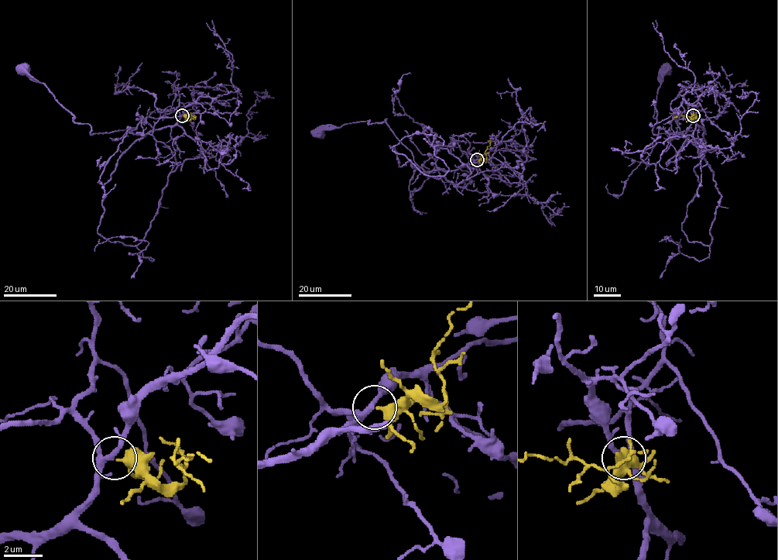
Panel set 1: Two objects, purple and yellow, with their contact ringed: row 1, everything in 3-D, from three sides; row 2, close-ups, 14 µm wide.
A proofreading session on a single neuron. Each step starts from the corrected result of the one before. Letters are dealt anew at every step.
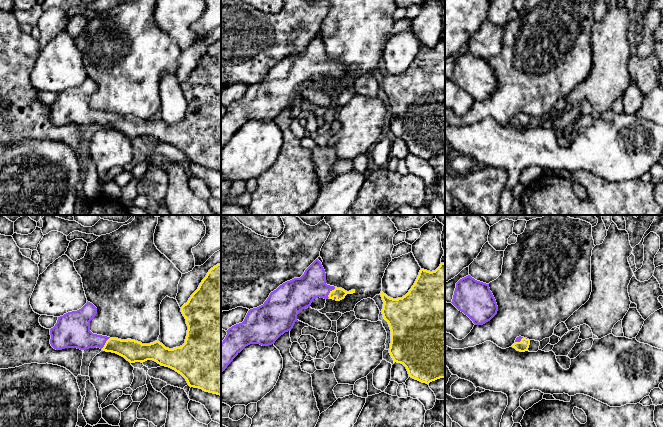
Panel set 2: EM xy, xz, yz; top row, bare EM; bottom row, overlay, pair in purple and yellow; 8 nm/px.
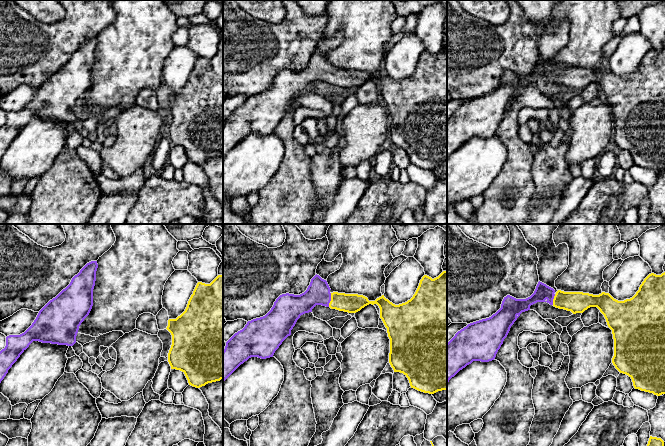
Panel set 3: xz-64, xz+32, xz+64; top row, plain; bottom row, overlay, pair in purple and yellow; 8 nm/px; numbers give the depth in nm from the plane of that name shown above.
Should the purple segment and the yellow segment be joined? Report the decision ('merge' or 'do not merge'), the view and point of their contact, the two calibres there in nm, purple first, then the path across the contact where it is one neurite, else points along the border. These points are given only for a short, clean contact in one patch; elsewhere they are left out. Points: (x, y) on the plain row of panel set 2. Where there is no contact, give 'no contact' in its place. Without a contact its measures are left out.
merge; contact xz (329, 68); calibres 260 and 90 nm; way xz (298, 69), (329, 68), (339, 69)

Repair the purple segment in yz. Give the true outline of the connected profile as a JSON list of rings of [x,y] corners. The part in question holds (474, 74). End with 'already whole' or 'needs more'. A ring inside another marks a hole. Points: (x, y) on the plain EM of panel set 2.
[[[470,51],[456,59],[451,79],[467,91],[475,101],[483,101],[490,97],[498,87],[489,60],[477,57]]]; already whole

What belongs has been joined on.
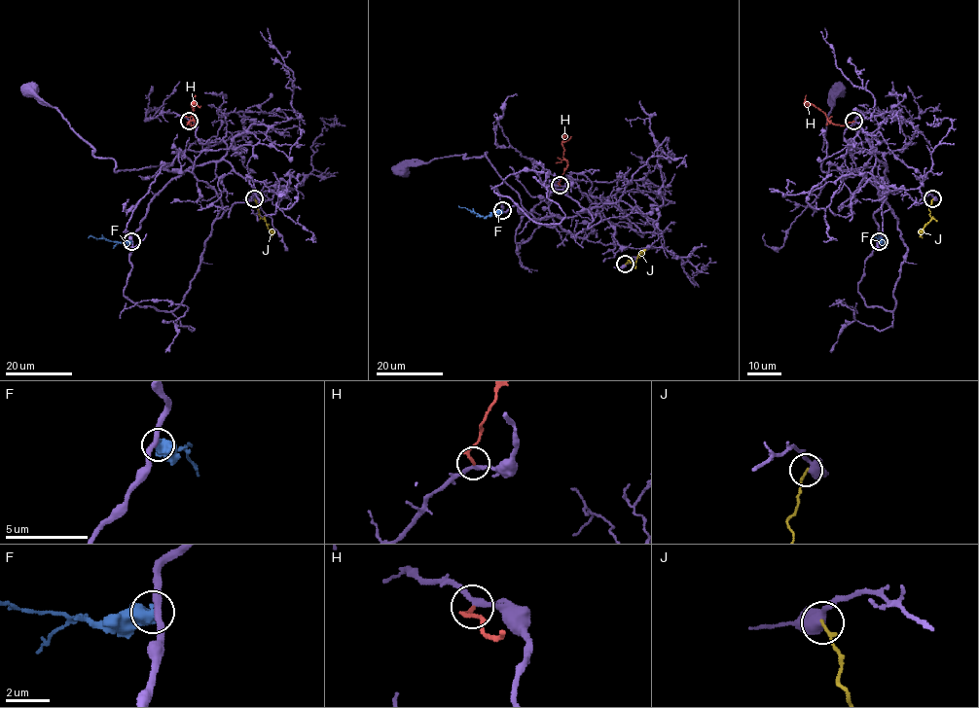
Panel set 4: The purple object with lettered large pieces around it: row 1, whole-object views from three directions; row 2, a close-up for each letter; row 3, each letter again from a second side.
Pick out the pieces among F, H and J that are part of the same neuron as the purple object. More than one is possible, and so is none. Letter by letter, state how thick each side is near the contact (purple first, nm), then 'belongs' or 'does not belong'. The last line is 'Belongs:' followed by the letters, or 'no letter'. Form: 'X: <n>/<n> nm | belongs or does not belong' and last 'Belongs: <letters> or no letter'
F: 320/600 nm | does not belong
H: 240/190 nm | belongs
J: 440/150 nm | does not belong
Belongs: H

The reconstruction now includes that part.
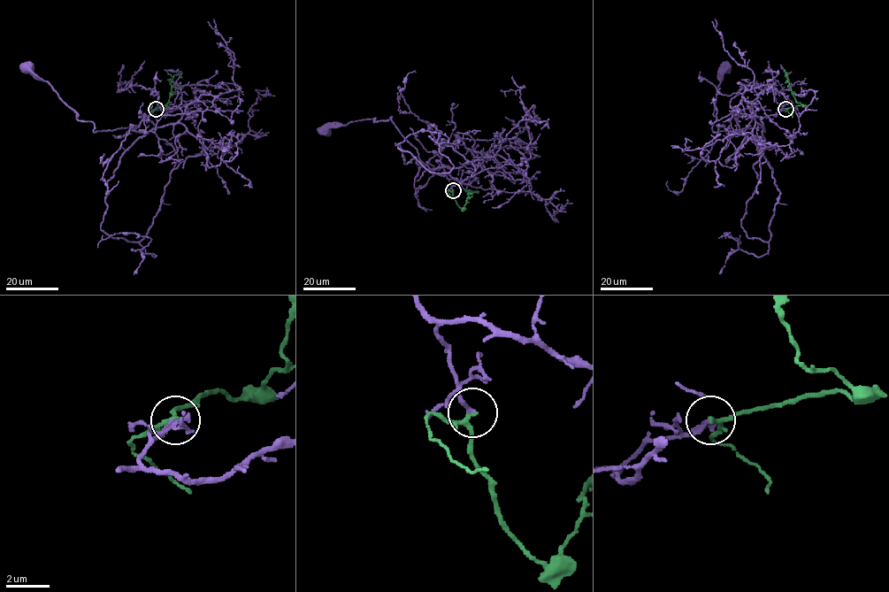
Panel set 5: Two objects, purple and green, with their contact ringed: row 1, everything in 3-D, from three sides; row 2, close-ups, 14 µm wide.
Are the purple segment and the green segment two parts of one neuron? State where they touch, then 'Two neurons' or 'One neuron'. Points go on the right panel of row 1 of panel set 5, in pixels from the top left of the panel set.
Place: (785, 109). One neuron

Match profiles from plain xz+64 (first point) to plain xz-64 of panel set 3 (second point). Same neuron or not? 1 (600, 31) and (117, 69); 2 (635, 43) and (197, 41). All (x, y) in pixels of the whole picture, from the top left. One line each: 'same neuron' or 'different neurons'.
1: same neuron
2: different neurons

